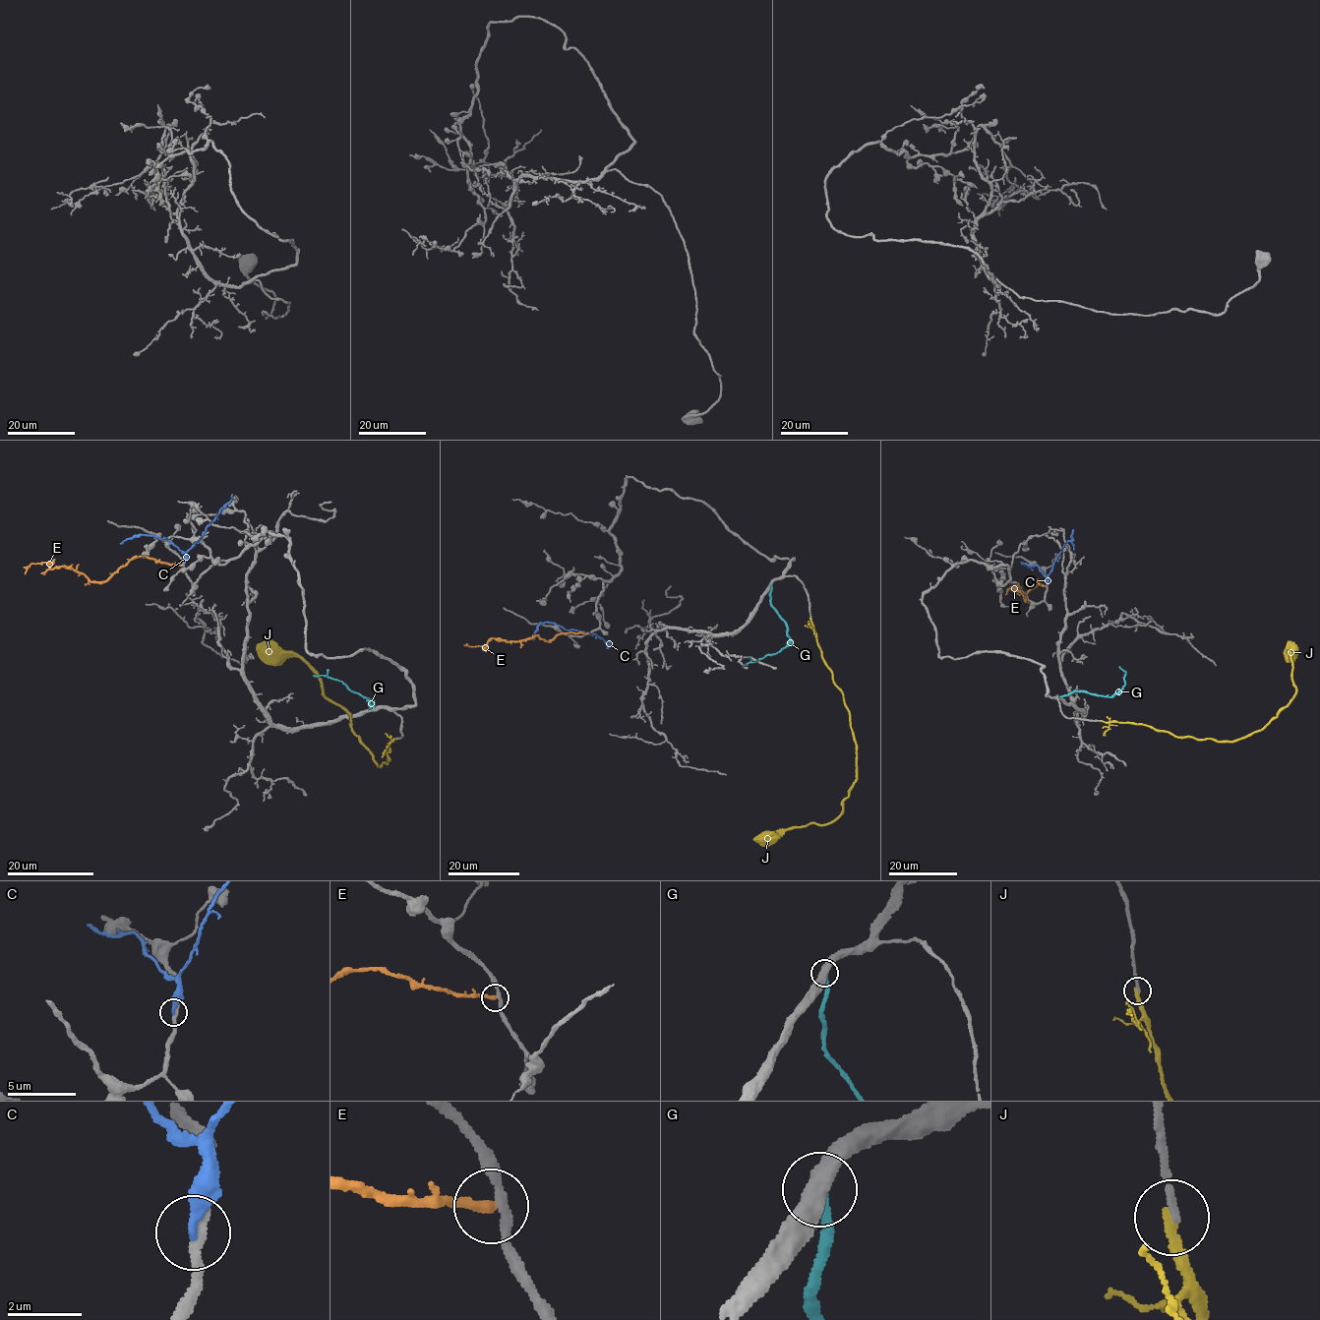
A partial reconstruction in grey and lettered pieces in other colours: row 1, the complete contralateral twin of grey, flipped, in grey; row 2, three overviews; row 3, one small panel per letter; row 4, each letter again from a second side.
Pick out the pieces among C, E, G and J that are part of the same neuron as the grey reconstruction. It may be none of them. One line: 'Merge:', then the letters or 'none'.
Merge: none

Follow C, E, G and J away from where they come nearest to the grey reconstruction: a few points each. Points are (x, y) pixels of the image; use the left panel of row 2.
C: (183, 564), (185, 555), (167, 539), (140, 534), (120, 543)
E: (182, 566), (134, 557), (103, 581), (90, 581), (72, 569), (51, 570), (46, 563), (30, 564), (25, 573)
G: (374, 708), (366, 700), (373, 707), (370, 707), (371, 701), (339, 681), (312, 675)
J: (394, 739), (388, 743), (387, 763), (377, 765), (348, 712), (324, 693), (321, 679), (298, 656), (256, 644)

